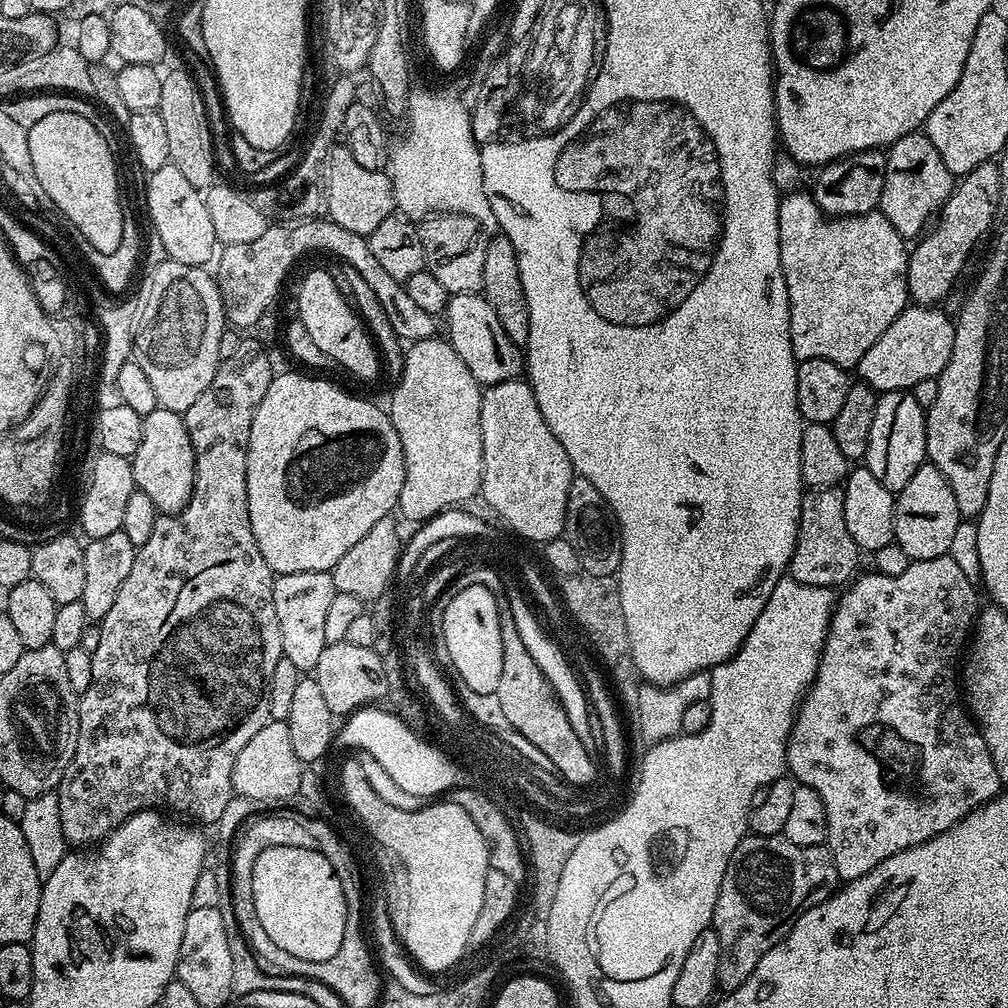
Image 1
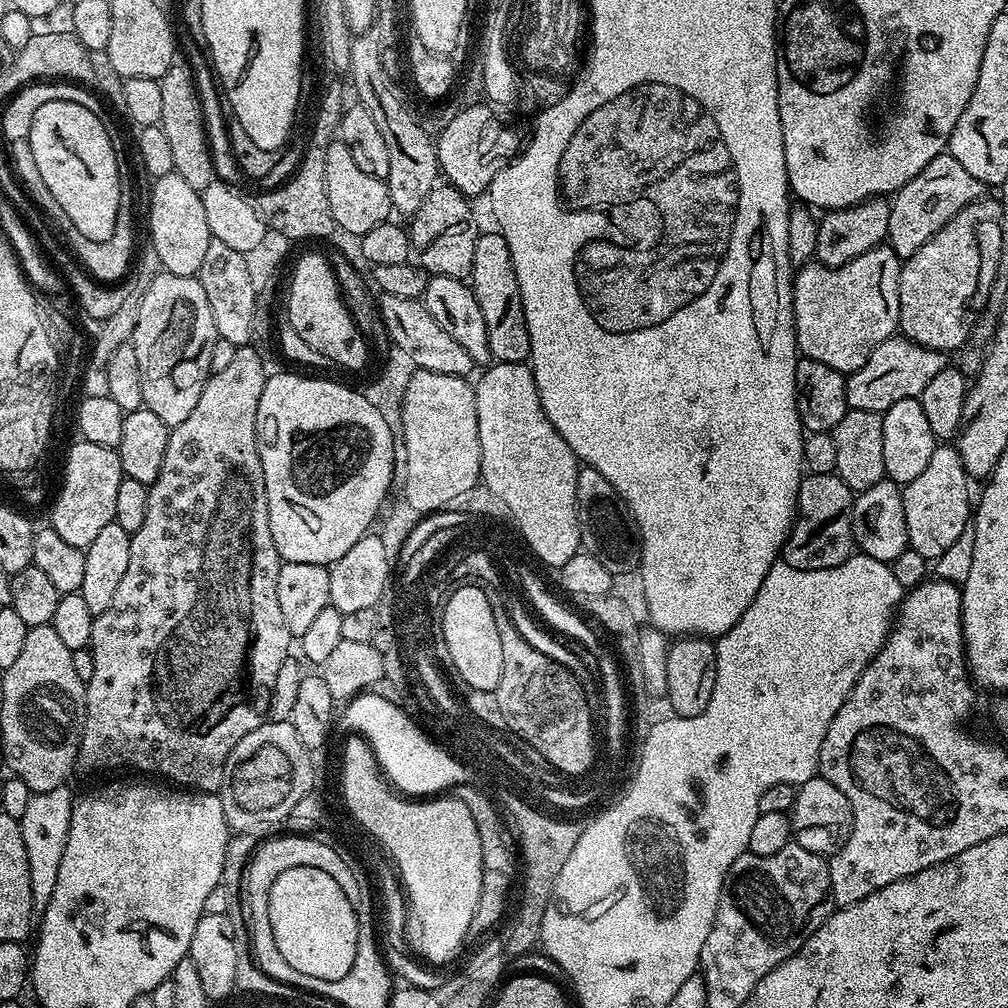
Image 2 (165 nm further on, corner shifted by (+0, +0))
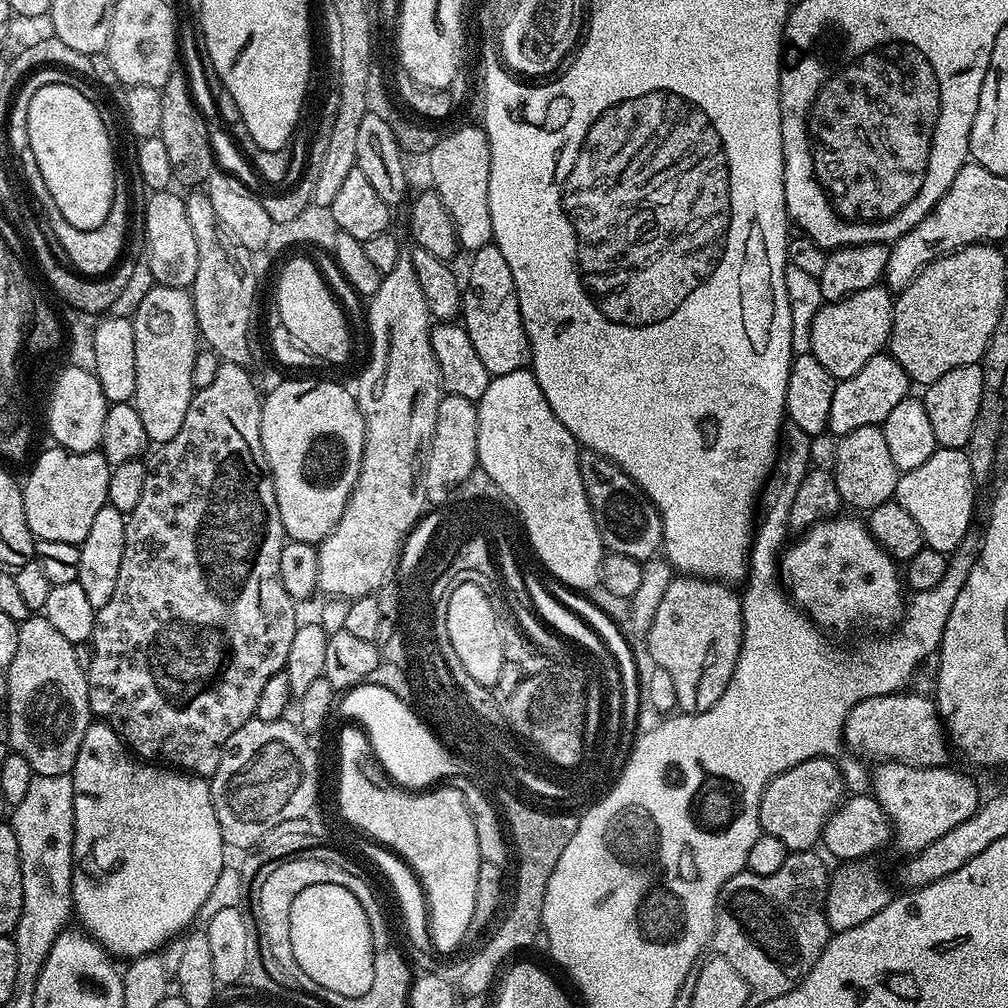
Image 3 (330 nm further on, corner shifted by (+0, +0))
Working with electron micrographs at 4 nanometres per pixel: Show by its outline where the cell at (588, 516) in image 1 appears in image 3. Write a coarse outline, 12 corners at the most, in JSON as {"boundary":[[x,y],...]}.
{"boundary":[[602,454],[576,461],[605,549],[641,562],[664,543],[658,510]]}

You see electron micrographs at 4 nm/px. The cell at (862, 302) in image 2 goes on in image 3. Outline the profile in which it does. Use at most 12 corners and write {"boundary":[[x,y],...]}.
{"boundary":[[875,284],[824,302],[810,354],[838,382],[887,349],[894,296]]}

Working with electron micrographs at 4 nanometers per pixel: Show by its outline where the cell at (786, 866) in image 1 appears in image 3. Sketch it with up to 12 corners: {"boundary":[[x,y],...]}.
{"boundary":[[789,852],[720,888],[712,943],[762,1006],[829,942],[830,868]]}

